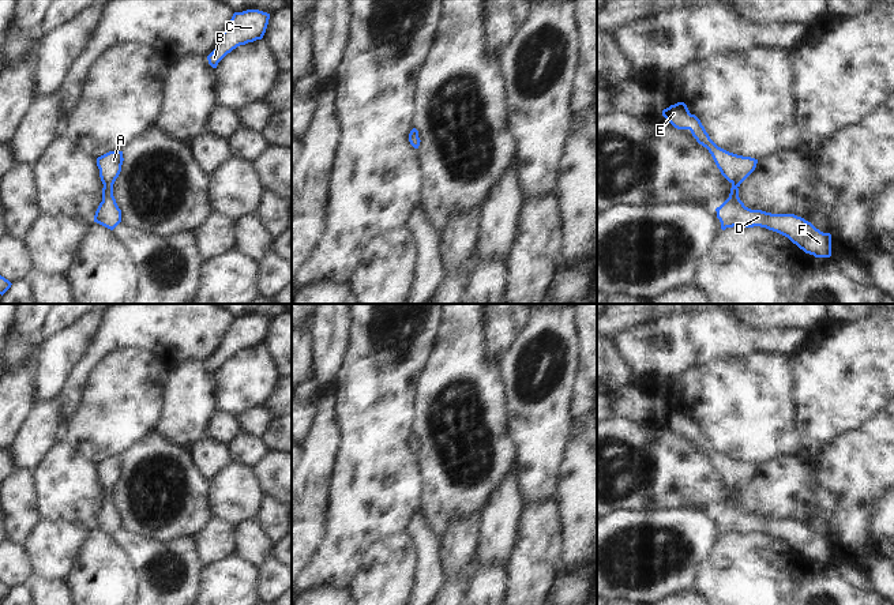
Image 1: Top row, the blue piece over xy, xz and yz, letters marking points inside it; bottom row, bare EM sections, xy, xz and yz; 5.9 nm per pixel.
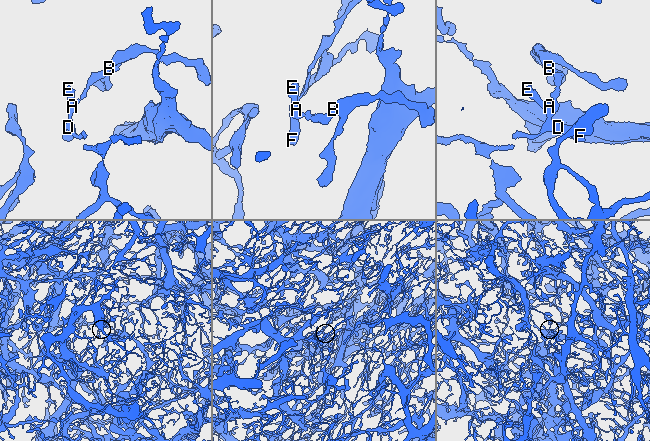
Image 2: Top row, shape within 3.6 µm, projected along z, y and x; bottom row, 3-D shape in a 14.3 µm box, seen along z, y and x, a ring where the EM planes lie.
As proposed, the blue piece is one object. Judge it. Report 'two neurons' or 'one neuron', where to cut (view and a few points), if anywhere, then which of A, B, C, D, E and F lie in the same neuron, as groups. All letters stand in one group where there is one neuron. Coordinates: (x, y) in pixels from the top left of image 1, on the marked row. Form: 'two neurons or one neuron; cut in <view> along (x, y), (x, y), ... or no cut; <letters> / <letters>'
one neuron; no cut; A B C D E F

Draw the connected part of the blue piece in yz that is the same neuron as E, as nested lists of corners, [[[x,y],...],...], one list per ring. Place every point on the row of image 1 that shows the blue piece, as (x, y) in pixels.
[[[684,102],[662,110],[662,116],[677,129],[690,129],[699,144],[711,154],[721,174],[732,184],[729,198],[715,208],[721,229],[760,226],[788,237],[805,253],[815,258],[831,256],[831,234],[816,229],[795,214],[771,214],[751,210],[739,198],[740,184],[755,170],[758,159],[729,153],[718,147],[706,132],[700,120],[691,114]]]

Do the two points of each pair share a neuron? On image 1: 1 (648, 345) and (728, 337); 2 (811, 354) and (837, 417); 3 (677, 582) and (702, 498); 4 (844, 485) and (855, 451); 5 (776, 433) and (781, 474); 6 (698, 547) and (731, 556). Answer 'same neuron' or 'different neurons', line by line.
1: same neuron
2: same neuron
3: different neurons
4: same neuron
5: different neurons
6: different neurons

